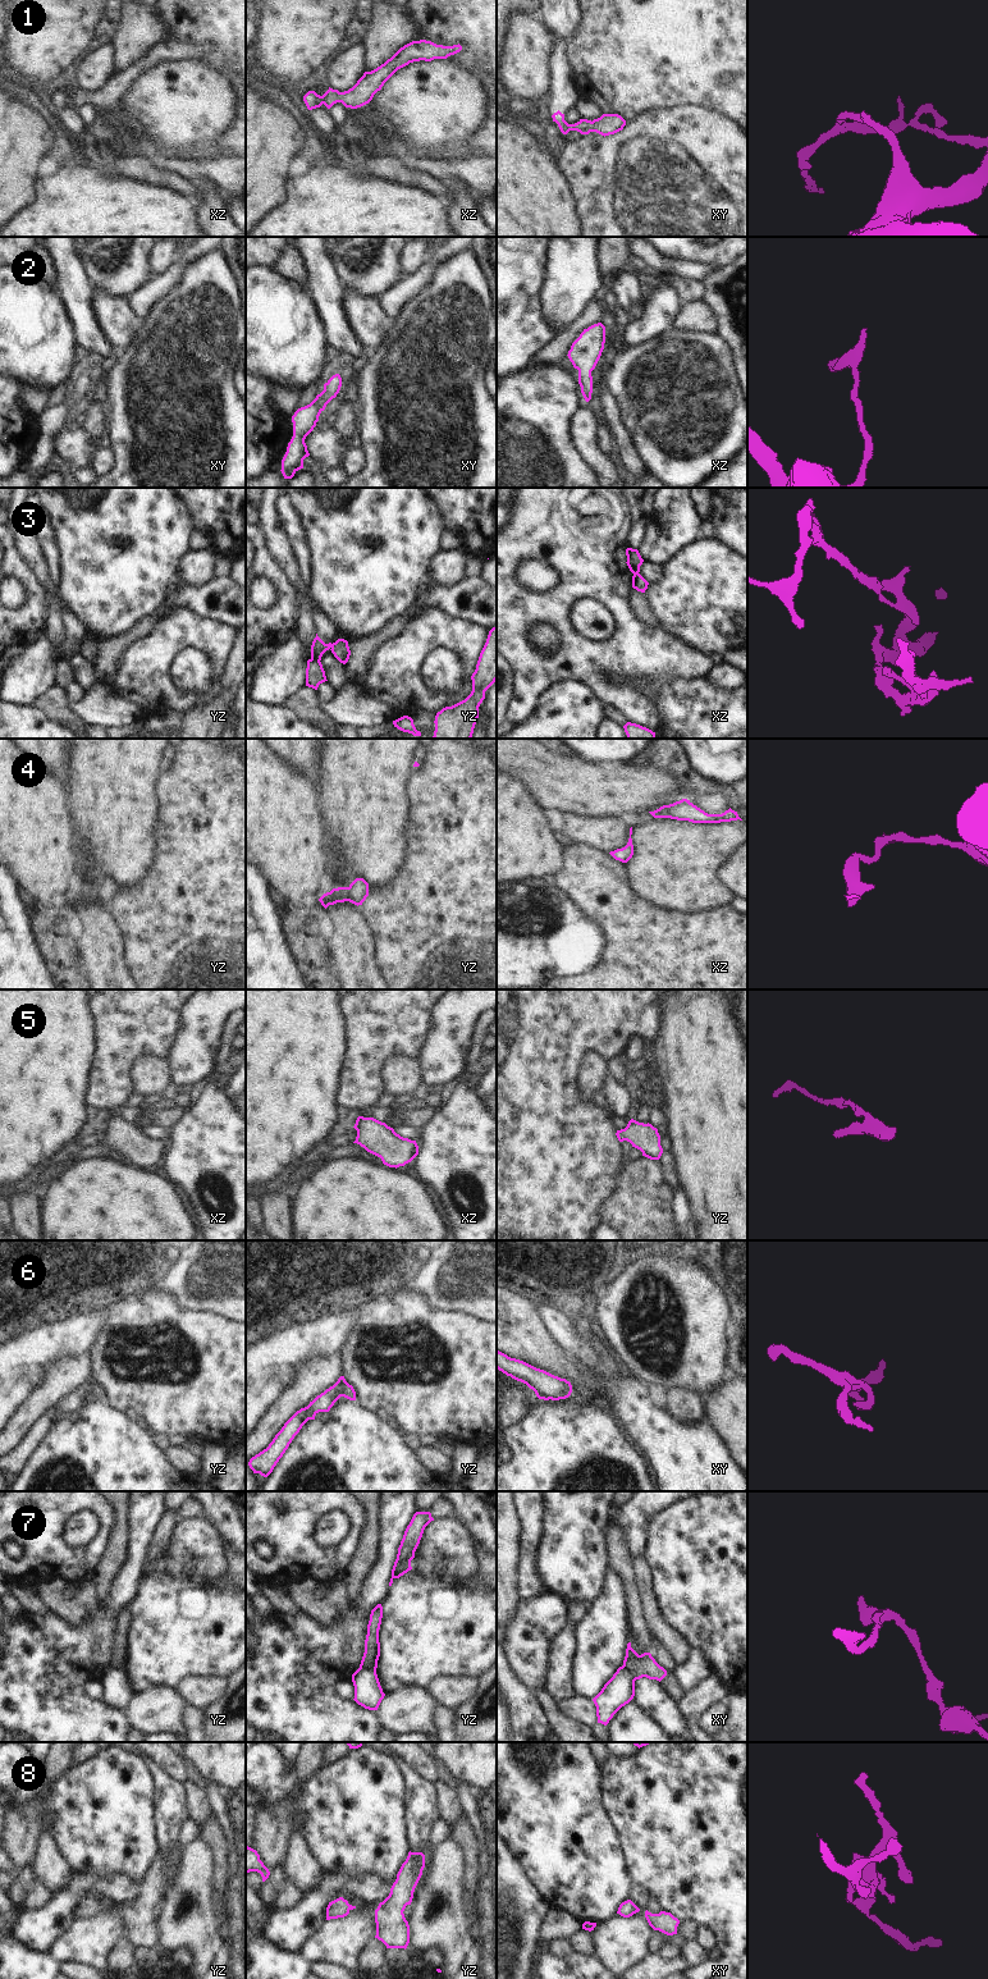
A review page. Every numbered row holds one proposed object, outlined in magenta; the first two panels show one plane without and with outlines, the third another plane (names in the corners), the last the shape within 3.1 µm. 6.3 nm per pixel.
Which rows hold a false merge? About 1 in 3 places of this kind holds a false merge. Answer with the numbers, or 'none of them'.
3, 6, 7.

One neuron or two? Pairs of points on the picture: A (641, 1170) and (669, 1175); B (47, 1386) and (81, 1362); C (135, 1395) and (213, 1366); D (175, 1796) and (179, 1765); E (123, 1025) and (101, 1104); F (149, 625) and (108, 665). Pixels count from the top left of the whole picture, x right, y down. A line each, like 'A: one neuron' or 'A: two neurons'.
A: two neurons
B: one neuron
C: one neuron
D: two neurons
E: one neuron
F: one neuron

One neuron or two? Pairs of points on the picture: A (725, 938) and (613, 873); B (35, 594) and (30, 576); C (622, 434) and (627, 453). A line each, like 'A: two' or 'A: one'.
A: one
B: one
C: one

